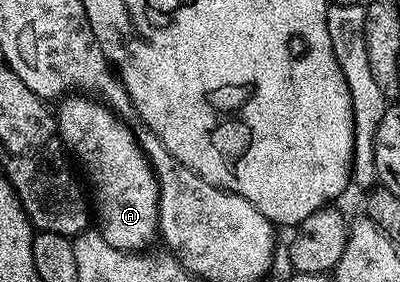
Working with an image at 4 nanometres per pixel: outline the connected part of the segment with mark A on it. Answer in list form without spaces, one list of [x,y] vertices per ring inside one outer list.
[[[88,97],[71,99],[74,100],[58,111],[58,133],[64,141],[65,148],[74,156],[75,162],[80,162],[88,170],[87,182],[90,187],[92,182],[91,190],[94,192],[94,211],[95,214],[96,211],[100,214],[99,230],[107,243],[124,249],[139,248],[136,246],[157,236],[160,221],[160,195],[150,165],[139,149],[135,134],[131,130],[127,131],[115,112],[109,111]]]

